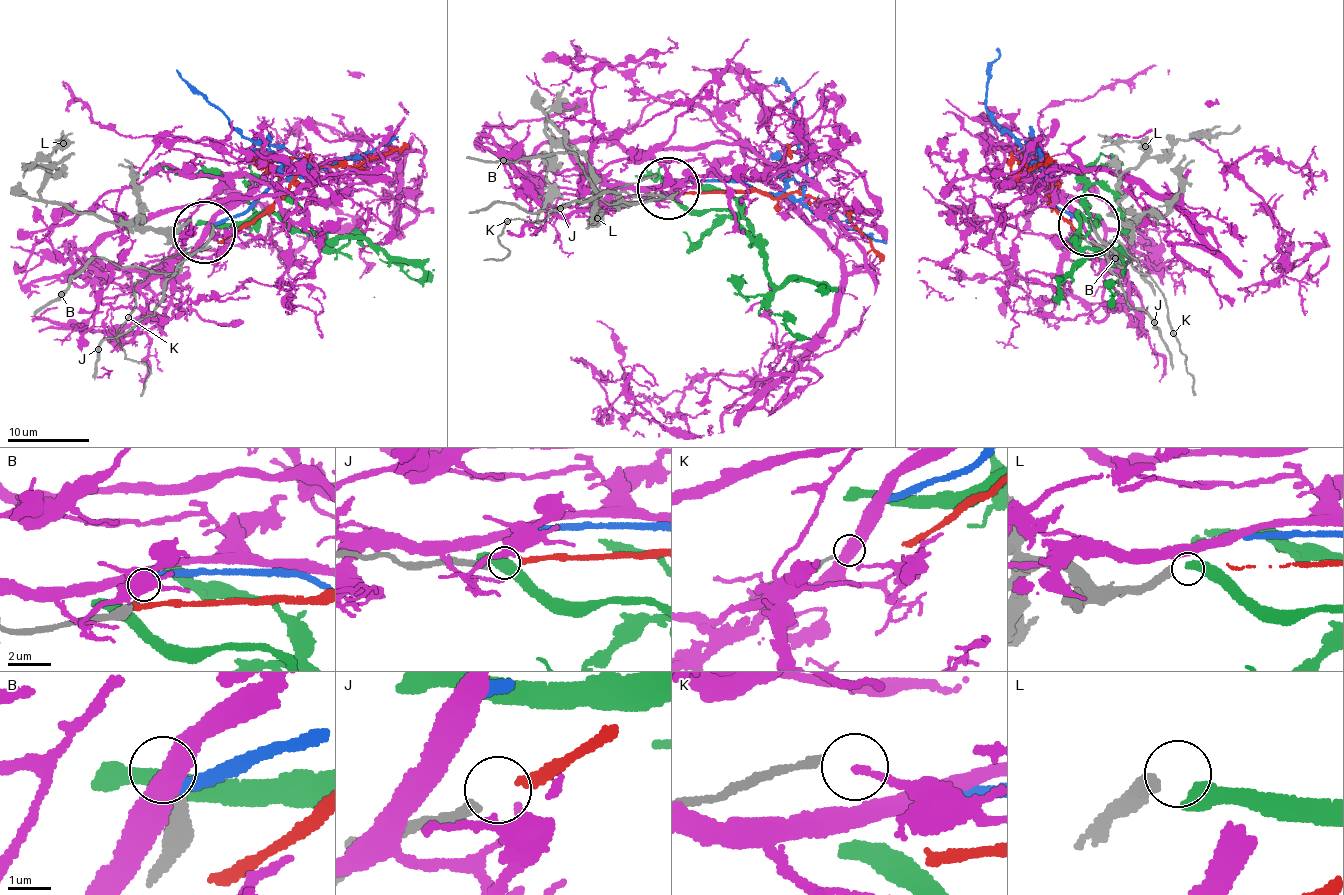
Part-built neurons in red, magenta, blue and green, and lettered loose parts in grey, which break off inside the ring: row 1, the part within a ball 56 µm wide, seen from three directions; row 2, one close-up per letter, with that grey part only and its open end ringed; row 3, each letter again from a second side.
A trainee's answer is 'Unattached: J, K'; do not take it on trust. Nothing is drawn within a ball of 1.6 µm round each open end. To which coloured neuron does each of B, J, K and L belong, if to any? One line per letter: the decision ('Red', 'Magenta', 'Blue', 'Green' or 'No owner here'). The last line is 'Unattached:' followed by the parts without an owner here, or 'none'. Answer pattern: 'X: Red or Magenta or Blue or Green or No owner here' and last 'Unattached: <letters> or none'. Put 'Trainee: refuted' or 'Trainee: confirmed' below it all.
B: Blue
J: Red
K: No owner here
L: Green
Unattached: K
Trainee: refuted

